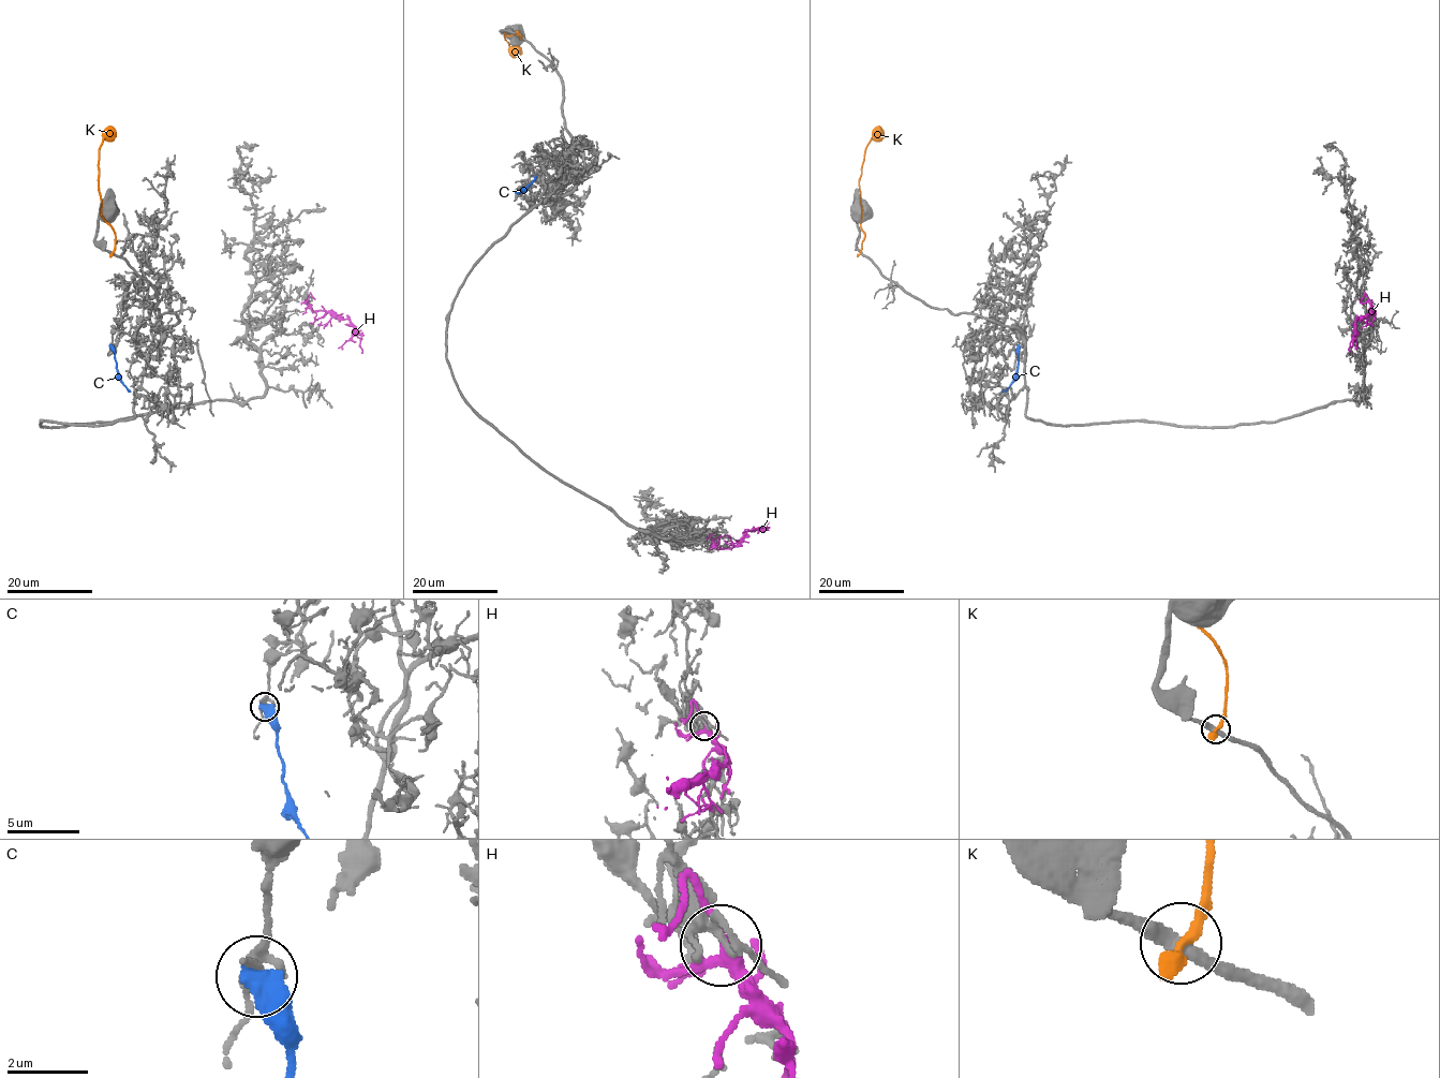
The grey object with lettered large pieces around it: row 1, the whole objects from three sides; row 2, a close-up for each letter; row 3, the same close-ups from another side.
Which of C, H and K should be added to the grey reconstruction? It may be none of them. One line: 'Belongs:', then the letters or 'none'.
Belongs: none

